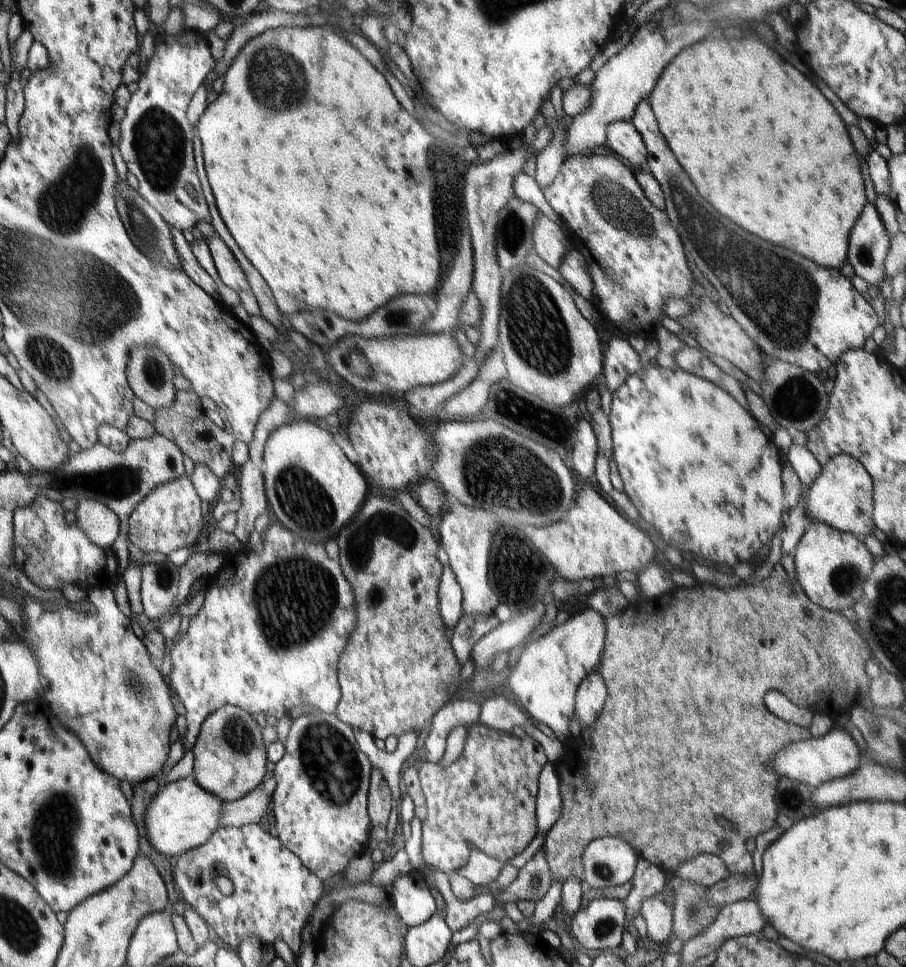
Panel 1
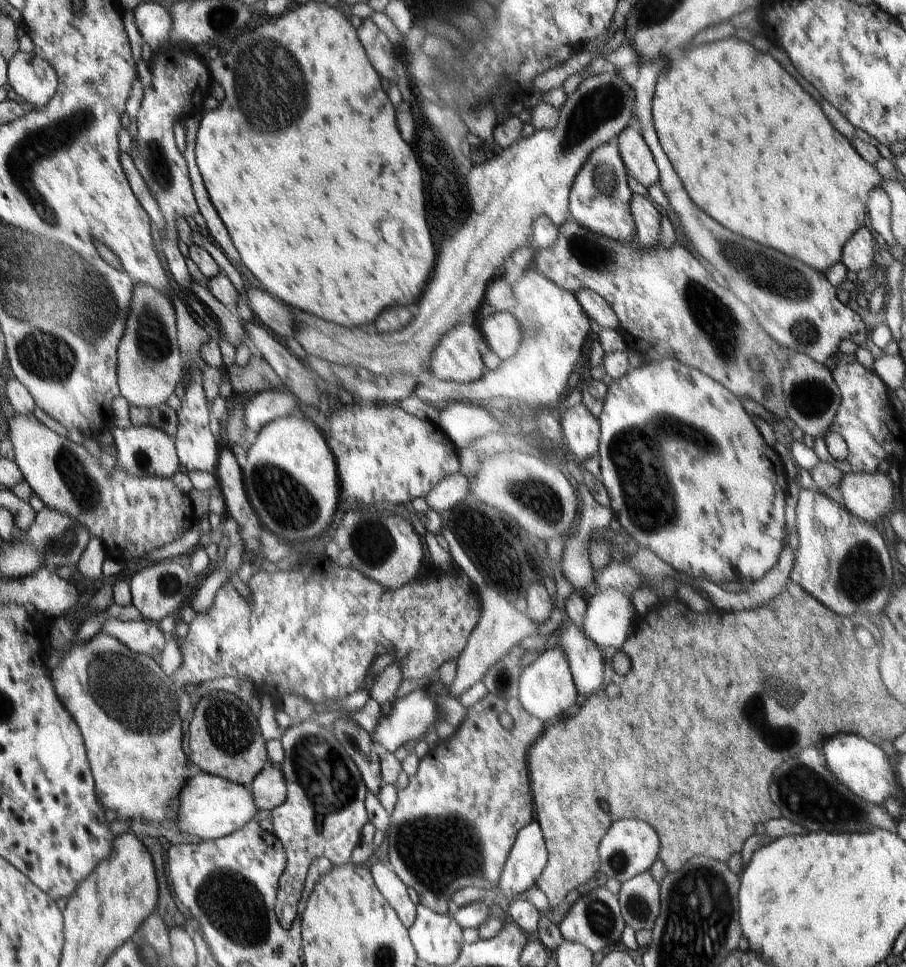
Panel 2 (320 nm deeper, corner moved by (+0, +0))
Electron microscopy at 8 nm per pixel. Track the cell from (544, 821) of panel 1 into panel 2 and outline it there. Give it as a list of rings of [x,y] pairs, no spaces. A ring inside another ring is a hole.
[[[538,821],[518,831],[496,890],[504,904],[537,883],[547,865],[547,850]]]

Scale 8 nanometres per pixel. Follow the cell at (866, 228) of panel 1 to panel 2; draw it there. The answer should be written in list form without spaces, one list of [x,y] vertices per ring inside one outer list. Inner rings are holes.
[[[865,226],[860,227],[844,244],[841,261],[848,270],[858,272],[874,262],[875,236]]]

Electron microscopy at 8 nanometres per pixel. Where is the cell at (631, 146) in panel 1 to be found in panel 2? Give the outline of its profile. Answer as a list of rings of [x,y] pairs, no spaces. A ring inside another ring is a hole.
[[[635,125],[626,127],[616,138],[619,157],[627,174],[633,176],[644,188],[659,184],[659,170],[649,146]]]

